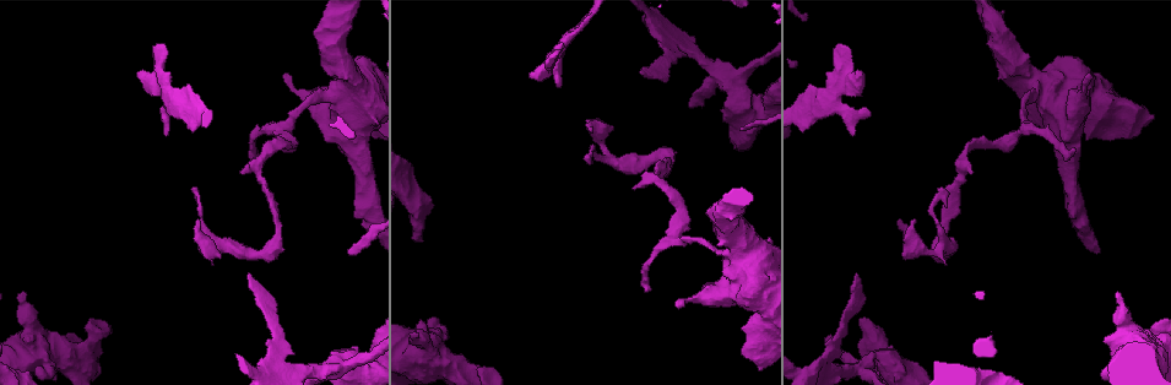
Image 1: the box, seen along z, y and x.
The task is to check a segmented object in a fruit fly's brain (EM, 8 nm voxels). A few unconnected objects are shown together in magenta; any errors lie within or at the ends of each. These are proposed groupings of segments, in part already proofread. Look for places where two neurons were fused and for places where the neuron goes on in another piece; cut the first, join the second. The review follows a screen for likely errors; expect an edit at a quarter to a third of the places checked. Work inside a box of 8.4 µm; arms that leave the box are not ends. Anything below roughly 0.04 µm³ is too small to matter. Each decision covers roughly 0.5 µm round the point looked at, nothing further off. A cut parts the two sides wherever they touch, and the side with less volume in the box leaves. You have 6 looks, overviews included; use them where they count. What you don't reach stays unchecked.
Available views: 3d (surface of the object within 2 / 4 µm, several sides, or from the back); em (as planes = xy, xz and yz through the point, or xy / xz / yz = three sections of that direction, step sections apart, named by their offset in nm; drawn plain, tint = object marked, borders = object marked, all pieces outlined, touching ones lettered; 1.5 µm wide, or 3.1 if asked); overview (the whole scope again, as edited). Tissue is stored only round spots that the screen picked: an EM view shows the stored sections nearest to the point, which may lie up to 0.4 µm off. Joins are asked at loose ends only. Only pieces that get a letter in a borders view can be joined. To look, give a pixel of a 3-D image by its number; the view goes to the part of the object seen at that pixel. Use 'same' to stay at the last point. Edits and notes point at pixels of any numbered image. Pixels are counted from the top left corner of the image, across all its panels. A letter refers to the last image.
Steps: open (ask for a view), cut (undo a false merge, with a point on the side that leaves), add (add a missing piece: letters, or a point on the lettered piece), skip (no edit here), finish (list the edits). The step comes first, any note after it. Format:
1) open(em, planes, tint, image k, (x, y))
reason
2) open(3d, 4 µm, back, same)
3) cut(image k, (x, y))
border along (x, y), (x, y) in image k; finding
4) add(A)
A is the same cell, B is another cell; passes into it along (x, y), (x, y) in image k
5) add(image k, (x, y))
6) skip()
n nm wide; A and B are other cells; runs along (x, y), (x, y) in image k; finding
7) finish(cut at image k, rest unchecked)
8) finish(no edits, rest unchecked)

open(3d, 2 µm, back, image 1, (619, 163))
abrupt turn

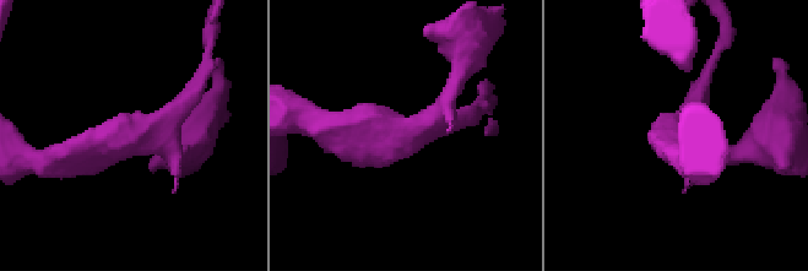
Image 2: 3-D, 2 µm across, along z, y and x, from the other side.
open(em, planes, plain, image 2, (414, 135))
shape alone is not enough

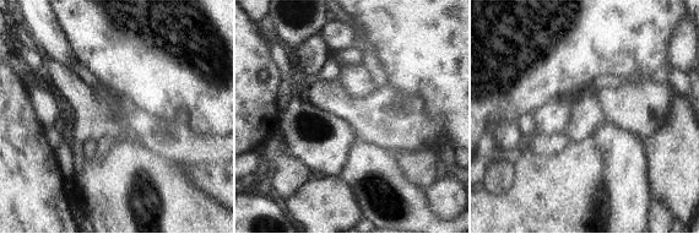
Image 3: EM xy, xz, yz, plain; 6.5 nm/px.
open(em, planes, borders, same)
what lies round it

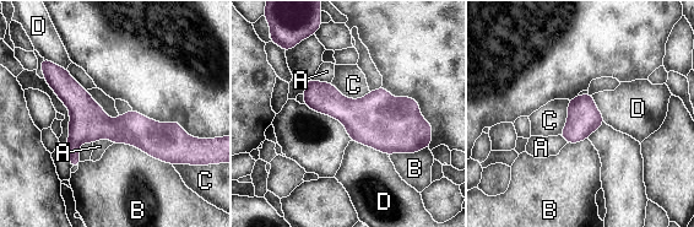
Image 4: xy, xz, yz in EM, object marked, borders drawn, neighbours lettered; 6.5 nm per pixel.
skip()
190 nm wide; A, B, C and D are other cells; border along (352, 140), (389, 155) in image 4; one neuron here

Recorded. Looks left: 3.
open(3d, 4 µm, image 1, (864, 365))
four or more arms meet

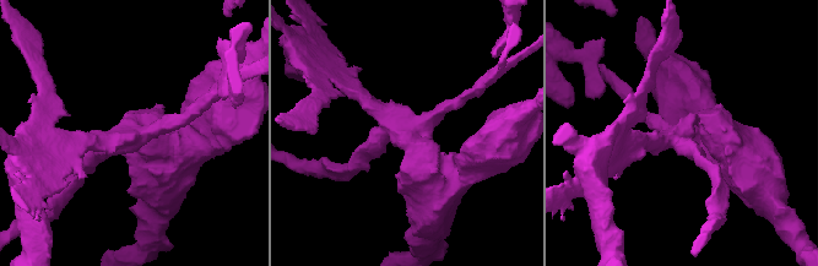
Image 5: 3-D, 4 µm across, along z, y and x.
open(em, xy, step 4, tint, image 5, (127, 130))
4 arms

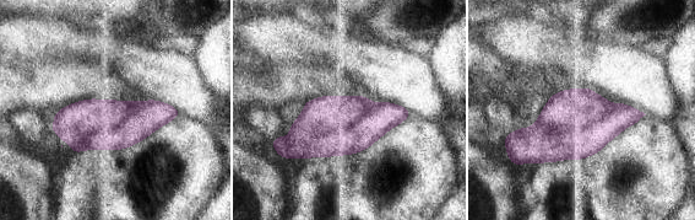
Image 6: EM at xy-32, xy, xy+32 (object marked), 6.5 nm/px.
open(em, xy, step 4, borders, same)

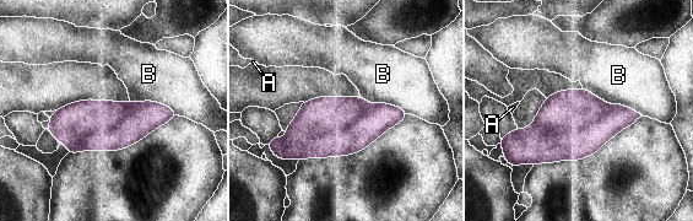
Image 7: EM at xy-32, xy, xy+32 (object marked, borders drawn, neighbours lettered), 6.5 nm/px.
cut(image 7, (367, 129))
A and B are other cells; two neurons meet here

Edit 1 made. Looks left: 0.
finish(cut at image 7, rest unchecked)

